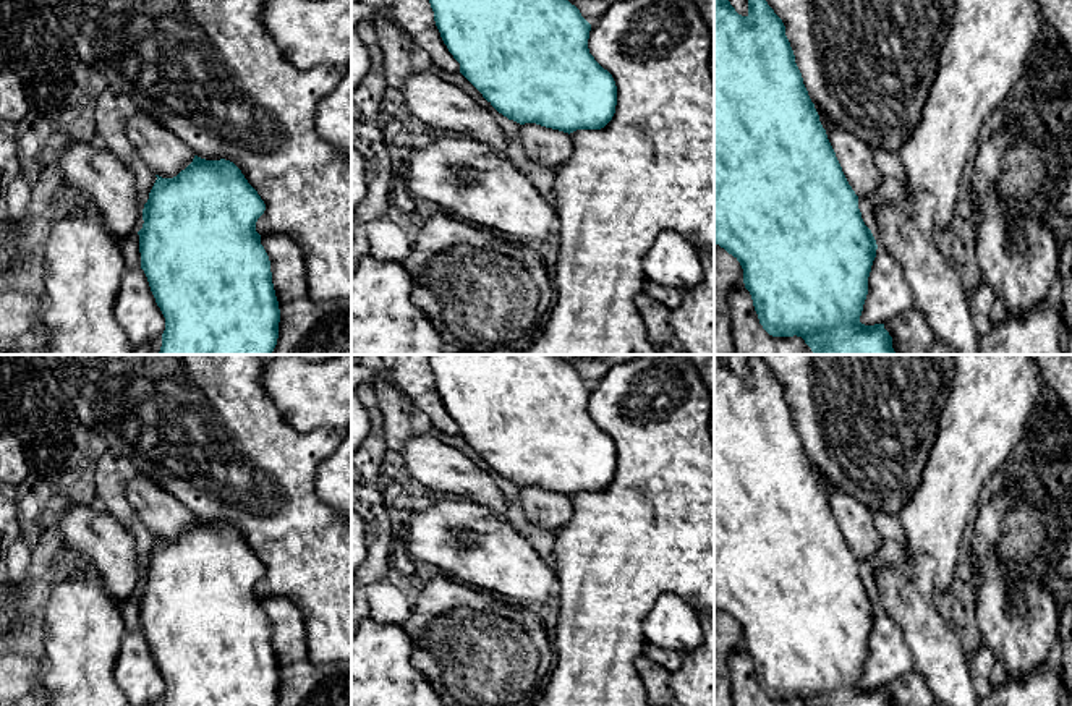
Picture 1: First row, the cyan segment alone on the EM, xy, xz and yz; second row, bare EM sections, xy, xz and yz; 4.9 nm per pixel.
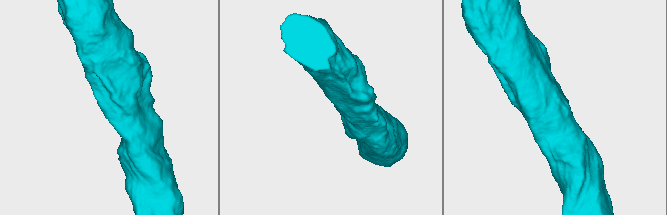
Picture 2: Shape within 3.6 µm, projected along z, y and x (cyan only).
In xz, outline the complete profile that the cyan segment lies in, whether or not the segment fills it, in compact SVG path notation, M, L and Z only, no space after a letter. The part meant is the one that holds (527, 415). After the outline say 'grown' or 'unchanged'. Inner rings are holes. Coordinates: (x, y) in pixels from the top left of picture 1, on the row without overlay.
M429 355L434 384L444 406L460 426L460 436L504 479L520 487L520 504L534 526L557 531L573 515L572 495L601 492L615 476L612 437L589 416L591 387L555 355Z | grown

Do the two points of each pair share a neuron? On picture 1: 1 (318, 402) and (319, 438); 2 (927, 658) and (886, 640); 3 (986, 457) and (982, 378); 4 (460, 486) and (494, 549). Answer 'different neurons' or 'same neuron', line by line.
1: different neurons
2: different neurons
3: same neuron
4: different neurons

